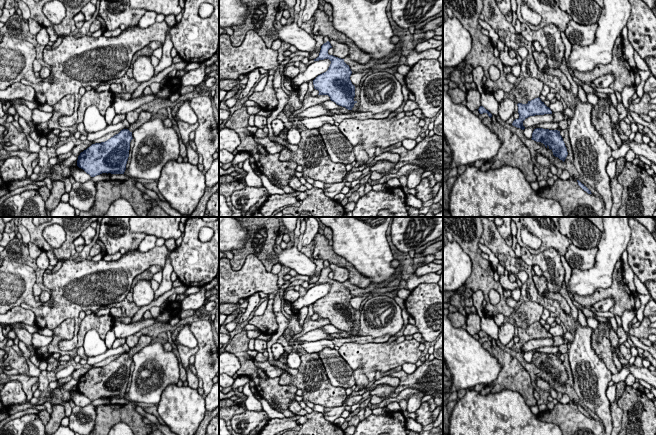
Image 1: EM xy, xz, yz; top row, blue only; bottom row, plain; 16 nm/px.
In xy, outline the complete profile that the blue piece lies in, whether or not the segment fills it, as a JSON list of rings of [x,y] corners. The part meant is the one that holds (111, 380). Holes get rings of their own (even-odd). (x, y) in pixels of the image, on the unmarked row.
[[[148,335],[139,337],[138,344],[105,366],[95,367],[80,377],[77,390],[91,401],[102,397],[124,398],[129,381],[132,356],[150,344]]]

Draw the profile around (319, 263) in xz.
[[[314,259],[313,262],[316,265],[316,272],[313,276],[309,277],[309,284],[314,284],[319,280],[320,272],[324,268],[324,260],[322,259]]]

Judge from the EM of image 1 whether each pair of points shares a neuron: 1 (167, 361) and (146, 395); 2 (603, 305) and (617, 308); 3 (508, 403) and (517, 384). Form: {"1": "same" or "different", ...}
{"1": "same", "2": "different", "3": "different"}

